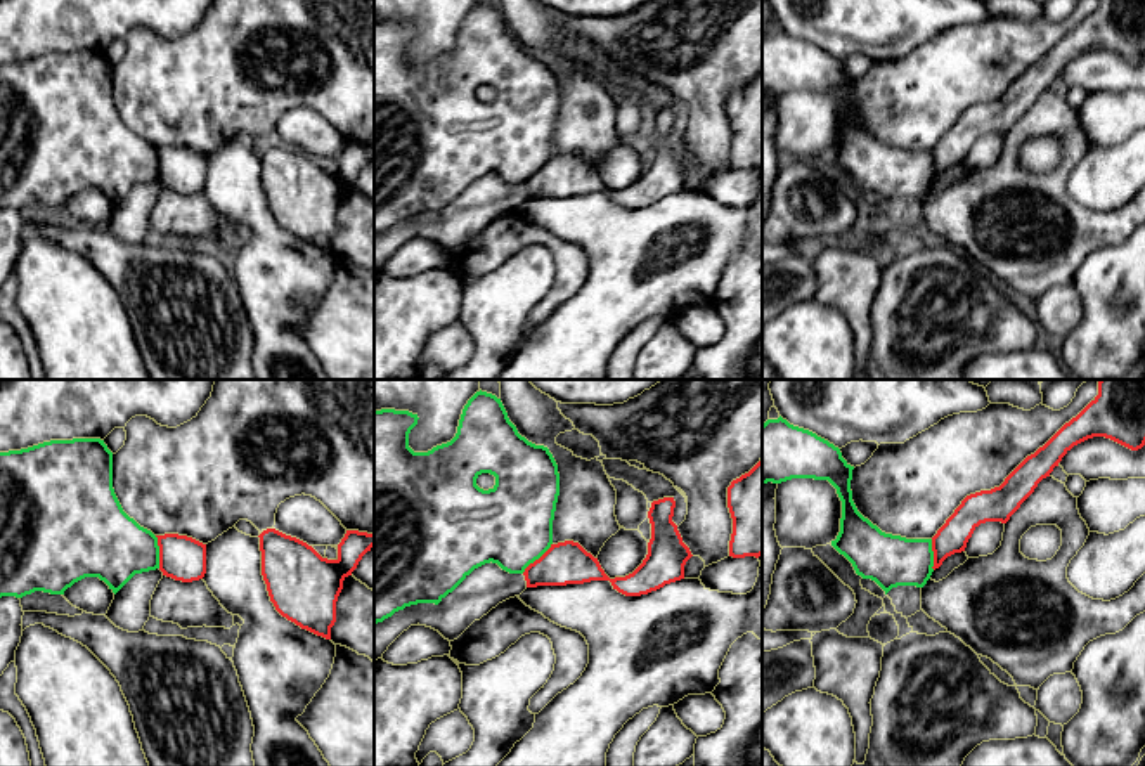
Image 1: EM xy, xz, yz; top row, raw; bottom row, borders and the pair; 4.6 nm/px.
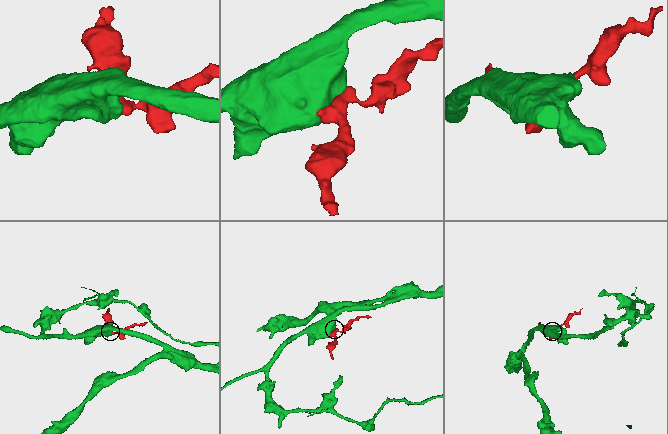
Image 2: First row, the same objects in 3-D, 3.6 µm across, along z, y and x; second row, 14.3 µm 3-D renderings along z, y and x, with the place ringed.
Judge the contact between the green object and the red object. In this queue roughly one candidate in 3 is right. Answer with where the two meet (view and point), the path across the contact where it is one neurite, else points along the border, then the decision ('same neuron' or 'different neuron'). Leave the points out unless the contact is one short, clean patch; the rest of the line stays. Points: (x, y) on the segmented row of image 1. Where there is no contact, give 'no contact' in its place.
meets green in xz at (537, 558); different neuron

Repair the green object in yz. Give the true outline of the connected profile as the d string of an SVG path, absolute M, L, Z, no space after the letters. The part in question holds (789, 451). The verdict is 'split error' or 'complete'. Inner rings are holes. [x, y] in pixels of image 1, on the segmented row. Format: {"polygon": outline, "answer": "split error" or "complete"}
{"polygon": "M781 416L762 425L762 484L781 484L792 478L828 480L842 501L840 532L831 546L844 555L863 579L875 581L885 594L897 586L923 587L934 572L932 539L906 539L882 532L864 518L851 490L852 470L838 447L816 433L793 426Z", "answer": "complete"}

